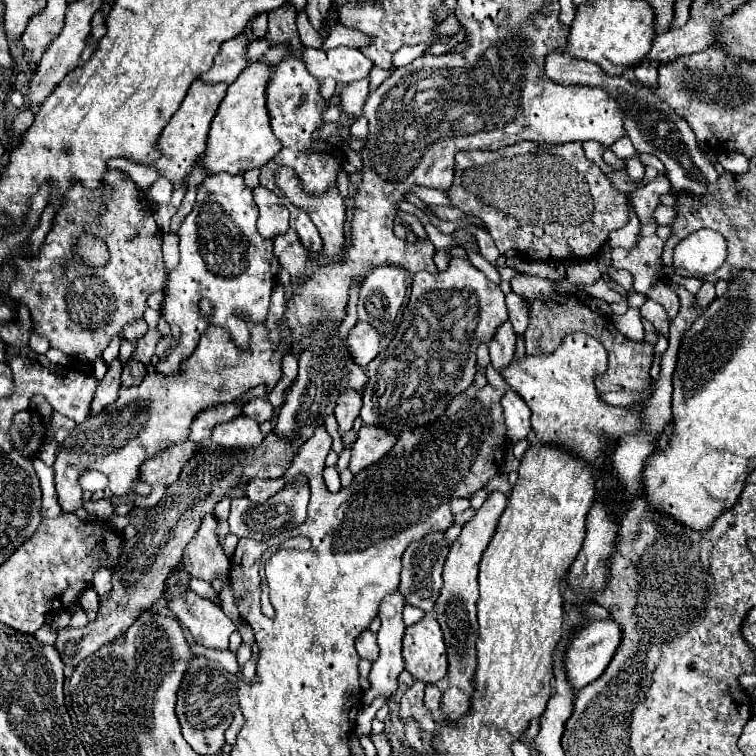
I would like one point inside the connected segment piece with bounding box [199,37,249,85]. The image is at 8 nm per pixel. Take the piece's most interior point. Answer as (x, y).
(230, 62)

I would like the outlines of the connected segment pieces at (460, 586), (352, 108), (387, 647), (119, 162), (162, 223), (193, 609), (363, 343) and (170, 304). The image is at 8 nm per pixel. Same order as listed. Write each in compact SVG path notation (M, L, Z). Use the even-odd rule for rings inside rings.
M491 493L487 503L475 513L475 517L463 525L463 531L455 539L455 543L449 551L449 557L445 561L445 569L443 569L445 585L437 599L435 613L437 613L437 621L441 625L441 631L443 631L443 639L445 639L445 647L447 647L447 661L449 661L449 673L447 673L449 689L443 693L443 699L441 699L441 713L443 713L443 719L449 723L459 721L471 709L469 699L475 693L473 675L477 671L475 643L479 637L477 635L479 623L477 623L477 613L475 613L479 561L497 529L497 523L499 523L499 517L501 517L505 505L507 505L507 497L503 493Z
M367 79L365 81L355 81L353 85L347 85L339 99L341 99L341 111L347 115L347 117L359 117L361 111L363 111L363 103L369 95L369 83Z
M393 591L389 595L385 595L381 599L379 605L379 619L381 619L381 629L377 631L377 643L379 643L379 659L373 663L369 681L371 681L371 689L367 689L363 693L363 701L365 705L369 705L377 695L387 695L391 697L397 691L397 677L403 671L403 657L401 657L401 641L403 641L403 633L405 633L405 623L403 623L403 607L405 607L405 597L399 591Z
M109 159L107 167L109 169L123 169L125 173L129 173L131 181L135 181L135 185L139 185L139 189L147 189L159 177L159 173L153 167L135 165L135 161L129 161L129 159Z
M171 204L161 205L154 211L154 219L162 233L170 232L171 217L173 217L176 211L177 209Z
M191 591L169 601L167 607L177 613L179 621L193 633L199 645L209 649L229 649L229 635L237 627L225 617L219 605Z
M359 321L345 339L347 355L351 357L353 363L357 363L363 369L377 357L379 345L381 345L381 333L373 331L371 325L365 325L363 321Z
M215 173L205 177L197 187L197 203L177 231L181 261L169 275L169 293L165 293L161 309L167 323L181 329L181 339L175 351L157 363L155 369L159 373L177 373L181 361L195 351L201 333L211 323L229 329L233 341L245 349L245 345L249 345L249 331L247 325L235 317L235 311L245 311L253 323L265 321L269 297L277 283L279 261L273 255L273 243L257 233L257 217L253 191L245 185L241 173ZM201 299L209 299L213 305L209 317L199 309Z

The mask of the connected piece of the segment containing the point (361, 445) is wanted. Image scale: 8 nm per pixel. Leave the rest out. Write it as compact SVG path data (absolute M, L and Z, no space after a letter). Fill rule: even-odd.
M363 425L351 449L349 469L353 471L353 475L359 473L369 463L379 461L385 453L389 453L395 443L397 443L397 435L393 435L391 431L375 425Z

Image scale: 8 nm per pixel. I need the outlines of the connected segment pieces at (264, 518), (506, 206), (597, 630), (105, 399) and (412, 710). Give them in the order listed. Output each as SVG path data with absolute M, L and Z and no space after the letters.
M299 475L293 483L287 483L275 497L267 499L265 503L253 503L247 497L233 499L229 529L237 537L269 541L271 537L291 533L295 527L299 527L307 517L307 503L309 503L309 481L305 475Z
M521 141L505 149L493 151L469 151L457 153L455 183L447 191L453 207L459 207L467 215L479 217L497 249L519 251L527 255L527 261L553 261L565 263L571 259L591 259L607 243L609 233L621 229L627 217L627 195L617 191L611 179L587 159L581 143L573 145L537 145L533 141Z
M589 621L589 625L585 625L585 629L577 629L577 633L573 633L571 647L565 657L565 671L567 671L567 677L569 677L569 683L573 685L573 689L579 691L581 687L593 683L597 677L603 675L609 661L613 659L613 655L619 649L621 637L623 637L621 627L615 625L615 621Z
M115 357L109 363L107 375L99 381L99 387L95 391L95 399L91 405L91 413L99 413L101 409L105 409L107 405L111 405L117 399L117 391L121 385L121 371L123 371L123 363L119 361L119 357Z
M415 681L415 685L405 691L405 695L401 697L399 717L401 717L401 721L413 719L421 725L421 731L433 733L435 721L433 721L431 711L423 705L423 691L425 691L425 685L421 681Z

